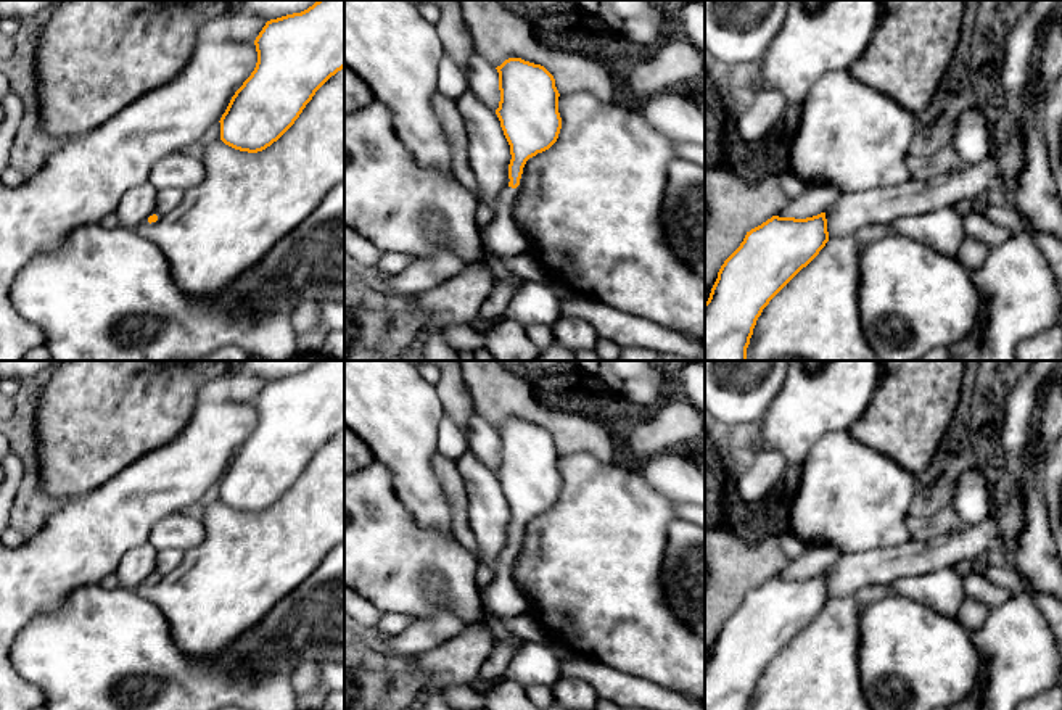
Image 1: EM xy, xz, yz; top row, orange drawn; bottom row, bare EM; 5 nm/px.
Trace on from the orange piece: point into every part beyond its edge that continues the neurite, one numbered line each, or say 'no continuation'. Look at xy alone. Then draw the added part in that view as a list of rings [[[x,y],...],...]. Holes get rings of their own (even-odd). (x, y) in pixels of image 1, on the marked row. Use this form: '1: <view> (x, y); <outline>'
no continuation

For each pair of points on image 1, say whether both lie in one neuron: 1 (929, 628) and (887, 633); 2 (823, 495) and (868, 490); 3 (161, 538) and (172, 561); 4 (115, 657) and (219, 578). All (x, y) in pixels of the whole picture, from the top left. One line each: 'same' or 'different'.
1: same
2: same
3: different
4: different

